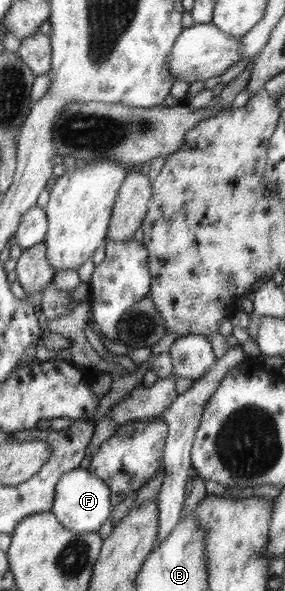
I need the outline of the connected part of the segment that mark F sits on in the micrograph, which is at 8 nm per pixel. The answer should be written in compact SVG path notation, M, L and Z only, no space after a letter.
M86 465L67 471L56 484L55 502L51 512L72 533L98 532L108 521L112 510L111 489L107 482L96 477Z

